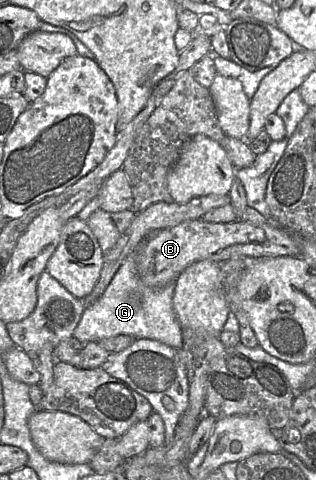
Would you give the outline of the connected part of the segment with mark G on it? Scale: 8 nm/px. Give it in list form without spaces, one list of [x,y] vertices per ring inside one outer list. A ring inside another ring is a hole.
[[[138,246],[132,249],[125,257],[101,298],[90,306],[86,306],[74,330],[73,336],[82,344],[97,342],[117,335],[129,335],[135,339],[125,350],[118,353],[110,353],[100,368],[105,370],[109,375],[127,383],[149,401],[153,411],[158,413],[164,422],[165,444],[169,444],[174,438],[175,430],[189,402],[189,383],[183,361],[182,327],[173,307],[175,282],[161,288],[145,285],[137,273],[135,262],[135,252],[137,248]],[[164,396],[169,396],[174,400],[175,409],[173,411],[168,411],[163,406],[162,398]]]

